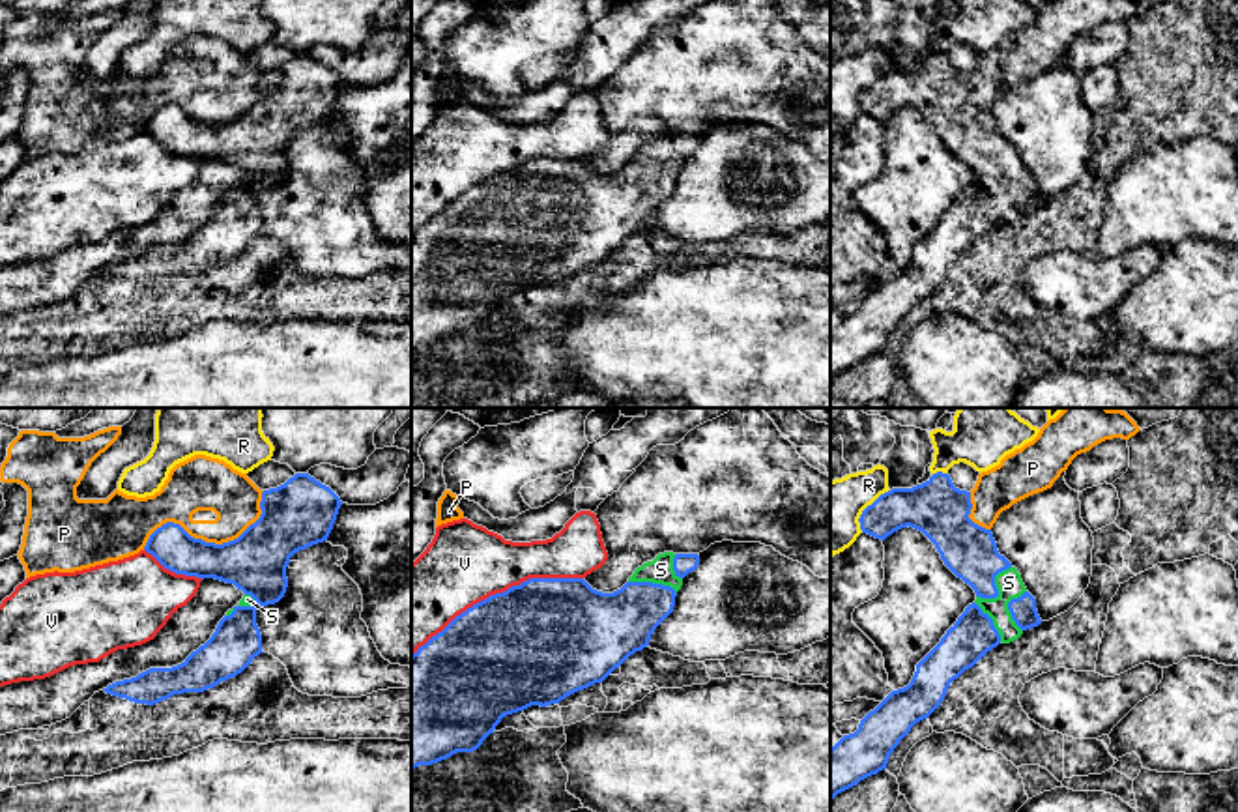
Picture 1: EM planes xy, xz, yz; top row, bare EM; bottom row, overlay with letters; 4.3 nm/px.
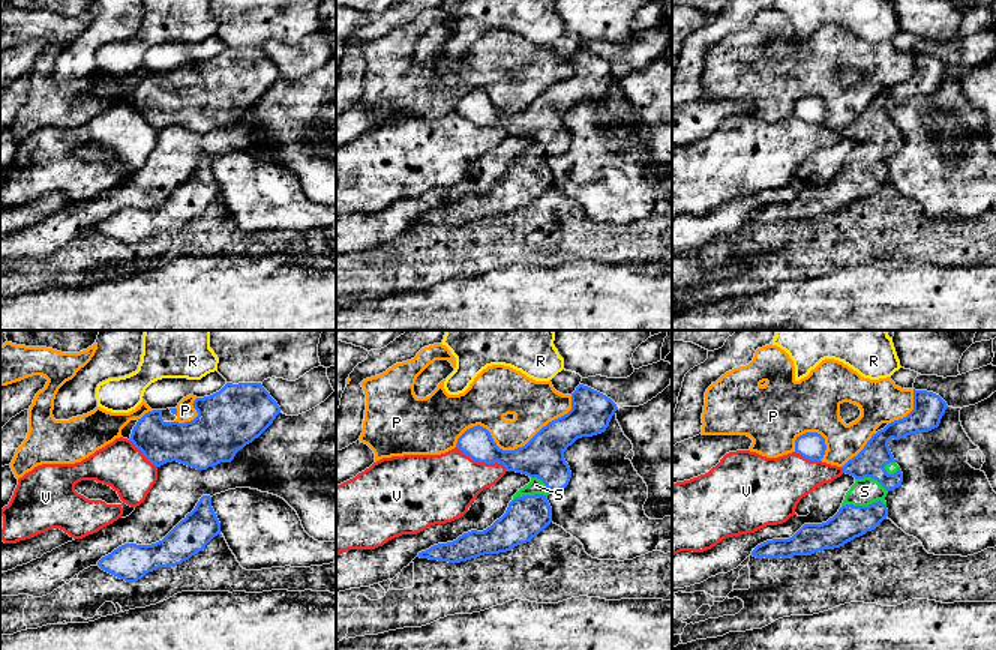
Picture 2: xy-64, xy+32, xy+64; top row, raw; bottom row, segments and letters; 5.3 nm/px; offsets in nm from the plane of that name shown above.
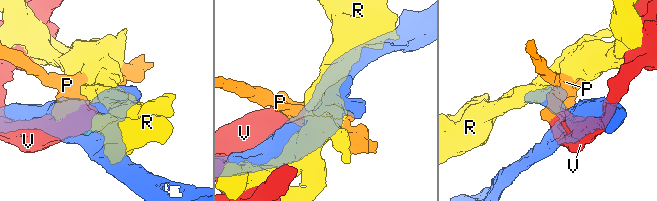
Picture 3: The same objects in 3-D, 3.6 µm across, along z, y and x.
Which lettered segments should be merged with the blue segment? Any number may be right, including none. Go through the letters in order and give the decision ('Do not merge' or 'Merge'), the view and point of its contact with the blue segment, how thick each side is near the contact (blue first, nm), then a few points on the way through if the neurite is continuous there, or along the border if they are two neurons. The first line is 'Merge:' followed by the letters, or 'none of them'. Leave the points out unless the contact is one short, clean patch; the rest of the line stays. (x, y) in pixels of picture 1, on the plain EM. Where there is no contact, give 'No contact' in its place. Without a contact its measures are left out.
Merge: S
P: Do not merge. Touches blue at xy (210, 124). Thickness 260 nm (blue) against 220 nm
R: Do not merge. Touches blue at yz (864, 90). Thickness 190 nm (blue) against 260 nm
S: Merge. Touches blue at yz (995, 169). Thickness 240 nm (blue) against 120 nm
V: Do not merge. Touches blue at xz (496, 174). Thickness 500 nm (blue) against 340 nm

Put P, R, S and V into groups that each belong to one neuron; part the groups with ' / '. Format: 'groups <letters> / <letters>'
groups P / R / S / V

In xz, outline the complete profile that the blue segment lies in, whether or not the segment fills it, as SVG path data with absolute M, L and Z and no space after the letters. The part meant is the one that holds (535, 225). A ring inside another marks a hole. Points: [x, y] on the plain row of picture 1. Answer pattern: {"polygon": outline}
{"polygon": "M664 133L638 148L613 174L597 172L583 159L529 159L456 196L411 236L411 350L477 331L507 296L559 284L602 264L630 236L649 226L655 210L673 193L683 159L698 146L698 135Z"}

